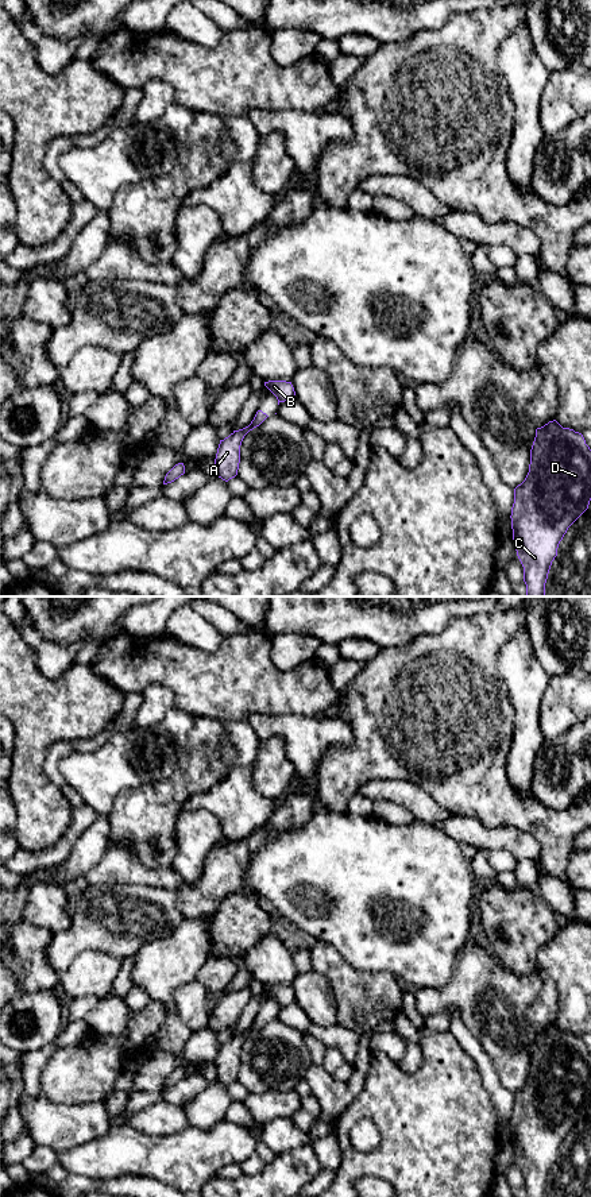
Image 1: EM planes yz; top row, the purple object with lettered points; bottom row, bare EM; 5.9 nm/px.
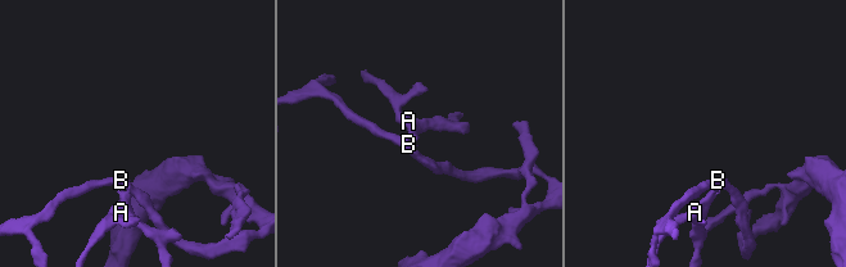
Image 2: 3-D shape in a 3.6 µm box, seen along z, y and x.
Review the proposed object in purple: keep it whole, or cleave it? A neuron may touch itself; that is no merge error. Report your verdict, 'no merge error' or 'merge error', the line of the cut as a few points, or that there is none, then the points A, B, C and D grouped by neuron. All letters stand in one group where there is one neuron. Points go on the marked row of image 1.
merge error | yz (277, 397), (281, 401) | A / B C D

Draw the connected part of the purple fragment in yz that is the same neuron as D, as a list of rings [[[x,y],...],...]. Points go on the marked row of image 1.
[[[556,420],[536,429],[529,472],[514,489],[511,529],[517,556],[524,567],[526,596],[544,596],[545,583],[568,528],[591,501],[591,449],[582,433],[563,428]]]

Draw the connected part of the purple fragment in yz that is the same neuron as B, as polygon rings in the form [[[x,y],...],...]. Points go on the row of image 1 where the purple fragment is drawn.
[[[269,381],[264,386],[281,401],[290,401],[296,398],[296,391],[291,382],[286,381]]]

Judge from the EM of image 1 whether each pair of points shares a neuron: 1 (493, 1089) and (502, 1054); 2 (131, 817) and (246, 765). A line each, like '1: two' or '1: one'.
1: two
2: two

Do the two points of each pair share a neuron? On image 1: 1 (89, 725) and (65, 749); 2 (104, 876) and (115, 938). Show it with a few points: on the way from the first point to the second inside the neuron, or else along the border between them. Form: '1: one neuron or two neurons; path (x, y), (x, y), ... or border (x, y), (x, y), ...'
1: two neurons; border (70, 741), (54, 741), (49, 746), (45, 760)
2: two neurons; border (138, 883), (107, 887), (89, 885)

